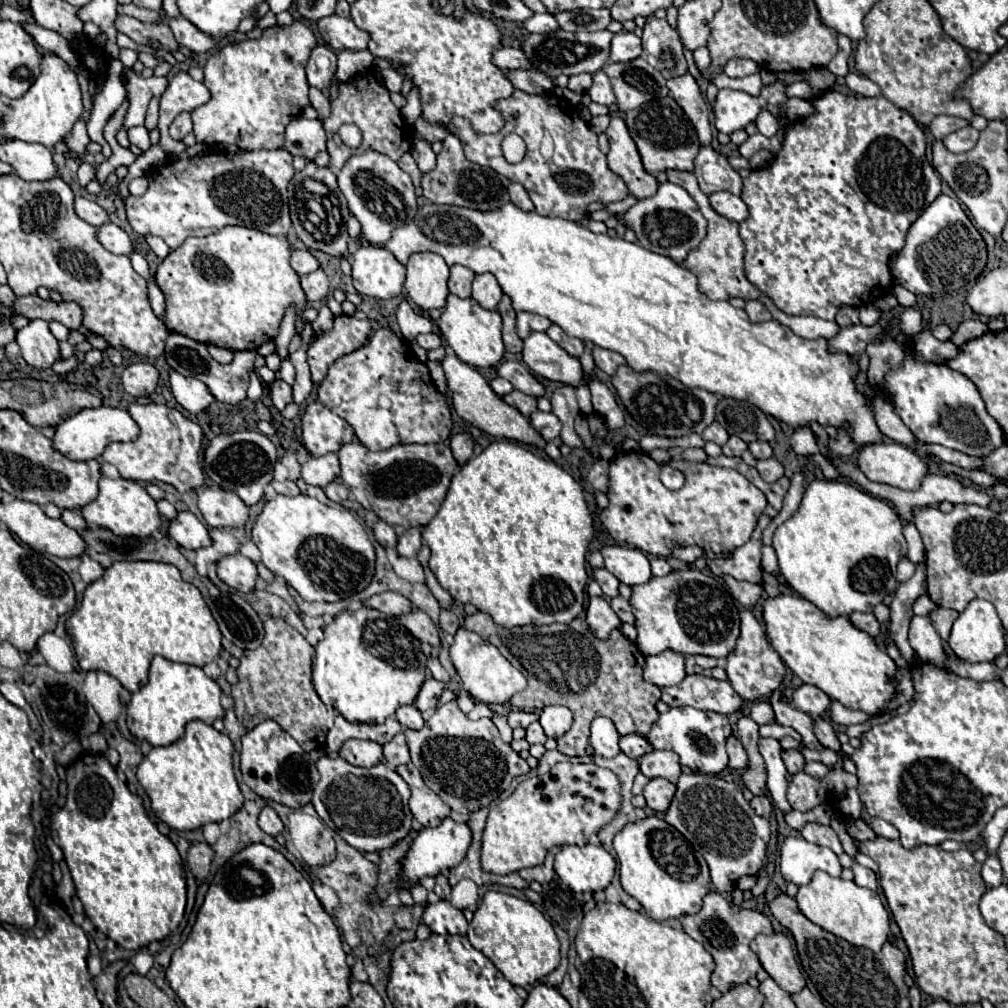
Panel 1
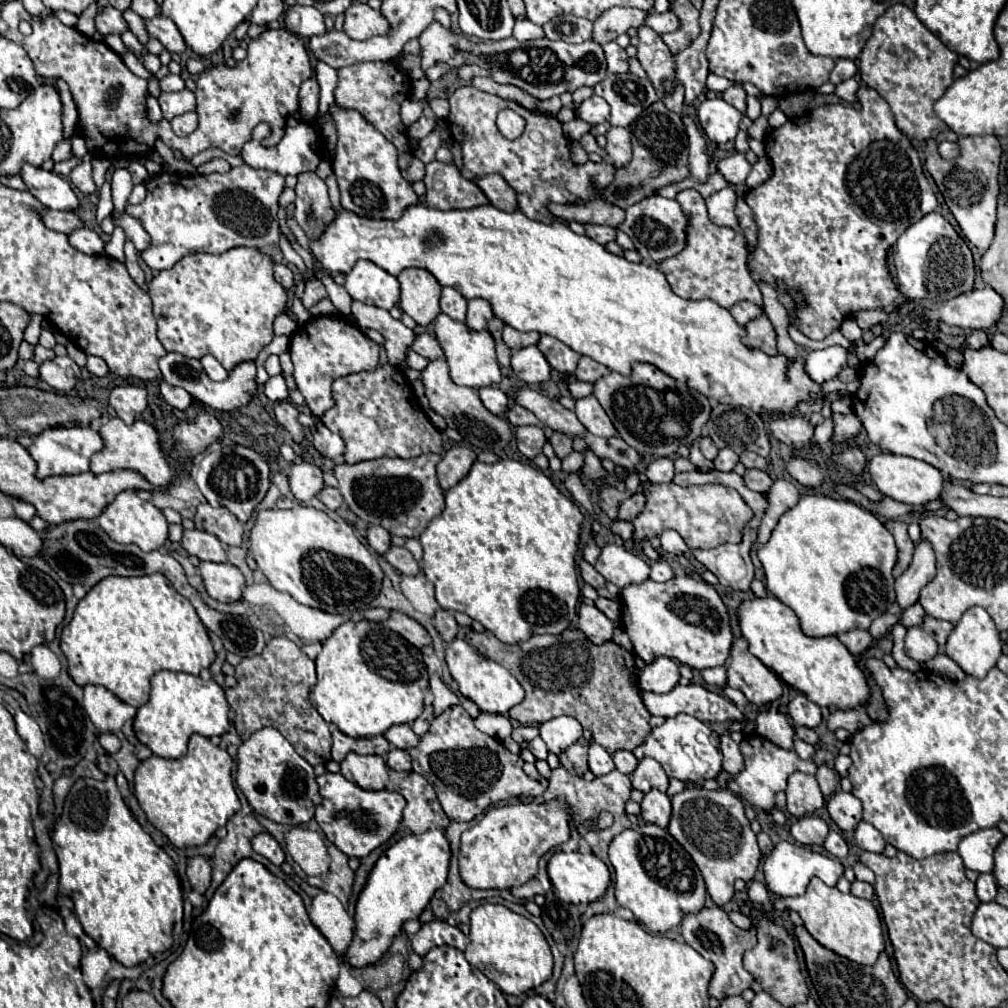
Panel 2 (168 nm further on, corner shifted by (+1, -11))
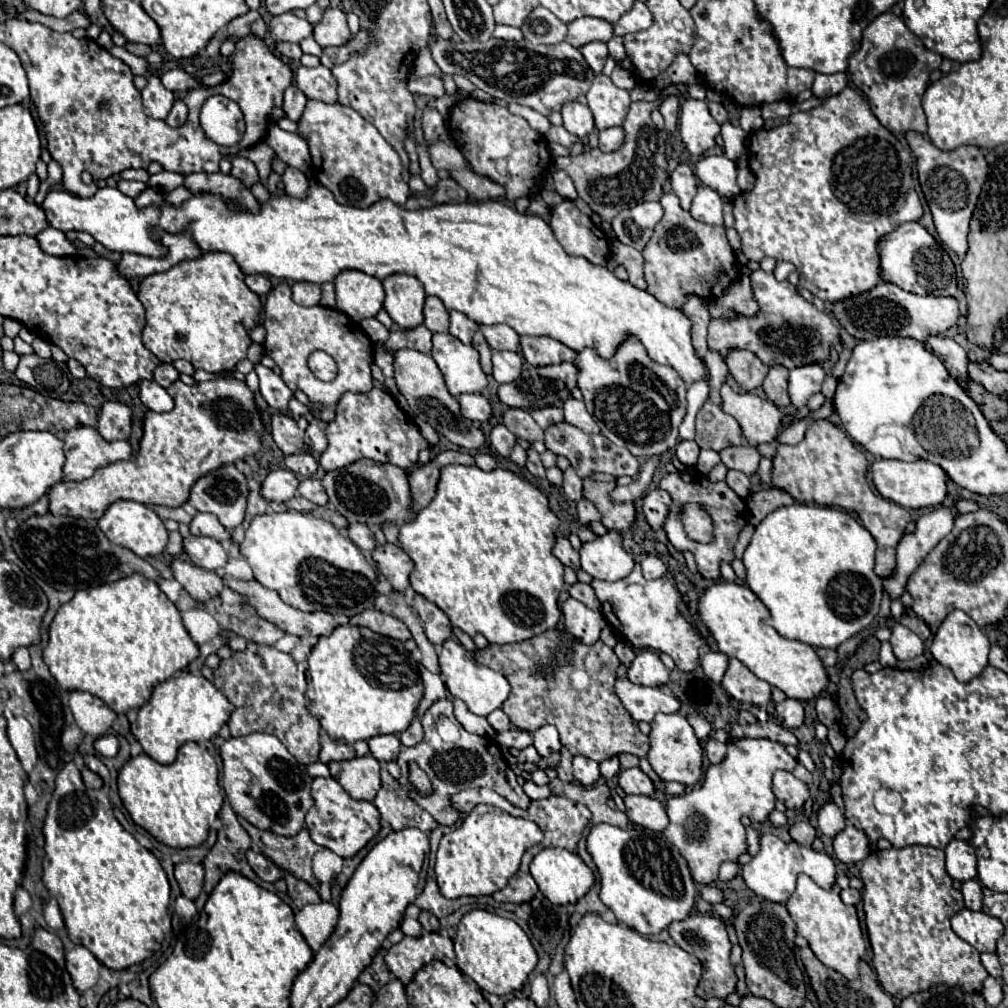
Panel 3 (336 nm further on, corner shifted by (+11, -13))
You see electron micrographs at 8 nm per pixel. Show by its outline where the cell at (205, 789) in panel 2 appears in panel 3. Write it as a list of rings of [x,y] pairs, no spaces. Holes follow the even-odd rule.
[[[187,741],[181,745],[179,755],[171,765],[161,765],[145,753],[129,759],[119,771],[117,785],[123,807],[139,827],[169,847],[185,849],[201,845],[207,839],[209,823],[213,823],[224,803],[217,779],[219,769],[211,753],[205,747]]]

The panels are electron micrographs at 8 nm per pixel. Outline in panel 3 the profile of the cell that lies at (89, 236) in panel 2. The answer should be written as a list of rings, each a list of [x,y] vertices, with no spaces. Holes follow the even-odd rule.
[[[51,225],[37,235],[37,243],[41,251],[45,251],[47,255],[55,255],[55,257],[69,257],[69,255],[75,255],[77,251],[75,245],[67,241],[63,231],[57,231]]]

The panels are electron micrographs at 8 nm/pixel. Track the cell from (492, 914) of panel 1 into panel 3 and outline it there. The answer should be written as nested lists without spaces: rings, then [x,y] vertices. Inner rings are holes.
[[[473,909],[463,915],[453,942],[459,969],[471,977],[479,989],[493,995],[507,995],[521,989],[537,965],[537,953],[525,931],[515,921],[503,919],[483,909]]]

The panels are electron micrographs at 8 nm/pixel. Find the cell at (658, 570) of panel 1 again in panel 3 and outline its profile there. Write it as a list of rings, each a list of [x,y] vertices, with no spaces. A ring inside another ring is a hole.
[[[647,555],[643,561],[641,561],[641,567],[643,567],[643,577],[647,579],[657,579],[657,577],[663,577],[667,567],[663,565],[663,561],[657,557],[657,555]]]

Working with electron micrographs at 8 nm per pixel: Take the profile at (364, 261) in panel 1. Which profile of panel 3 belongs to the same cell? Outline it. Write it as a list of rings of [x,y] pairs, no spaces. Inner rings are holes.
[[[343,271],[335,279],[337,309],[347,313],[353,321],[375,317],[383,307],[383,285],[379,279],[363,271]]]

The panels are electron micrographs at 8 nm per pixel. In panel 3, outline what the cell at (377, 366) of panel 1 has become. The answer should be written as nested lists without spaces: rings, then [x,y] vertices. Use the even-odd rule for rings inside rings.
[[[373,387],[369,393],[345,393],[335,409],[335,419],[327,425],[327,449],[319,457],[325,471],[347,467],[359,459],[373,459],[377,463],[391,463],[409,469],[417,463],[417,455],[429,449],[429,443],[419,433],[417,425],[397,407],[395,399],[383,389]]]

